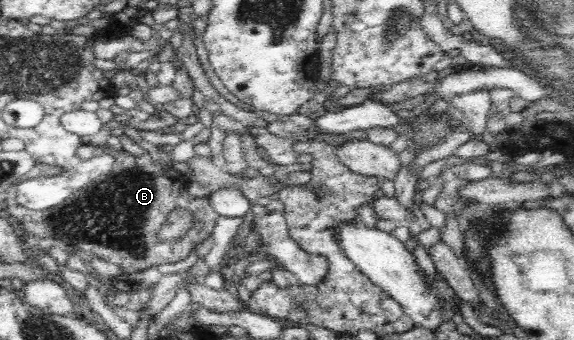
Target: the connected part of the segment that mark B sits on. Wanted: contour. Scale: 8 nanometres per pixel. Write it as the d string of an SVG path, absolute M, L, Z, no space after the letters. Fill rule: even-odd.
M82 143L78 146L78 164L62 168L62 172L53 175L55 166L36 164L34 168L19 181L17 186L17 203L29 209L22 223L26 224L30 241L52 237L64 241L67 245L83 250L99 259L122 267L122 274L134 274L159 264L181 264L193 252L197 251L202 242L213 236L219 218L218 212L210 205L209 198L196 198L187 193L187 188L176 178L170 178L172 170L167 170L166 164L156 164L150 154L144 151L139 155L130 154L124 149L111 148L108 143L104 146L93 146ZM175 209L189 210L199 221L199 226L190 234L190 238L183 239L180 243L160 243L158 232L166 222L168 214Z

